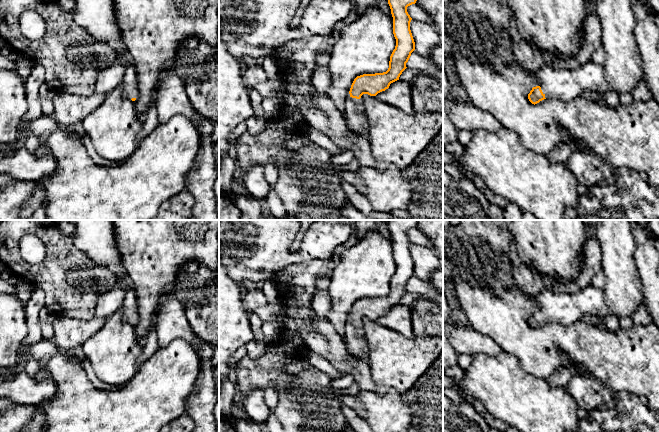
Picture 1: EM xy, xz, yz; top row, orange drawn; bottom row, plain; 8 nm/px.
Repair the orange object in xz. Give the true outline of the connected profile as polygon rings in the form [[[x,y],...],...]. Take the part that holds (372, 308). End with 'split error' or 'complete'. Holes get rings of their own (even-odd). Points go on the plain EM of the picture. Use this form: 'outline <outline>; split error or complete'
outline [[[387,220],[393,241],[393,258],[396,270],[393,274],[389,292],[386,296],[363,298],[357,300],[350,312],[350,321],[345,329],[344,344],[348,354],[356,356],[358,361],[368,362],[368,344],[364,336],[364,329],[360,323],[363,318],[376,320],[389,312],[390,308],[399,304],[402,296],[407,292],[411,277],[415,274],[415,266],[410,254],[412,242],[407,231],[415,228],[418,220]]]; split error

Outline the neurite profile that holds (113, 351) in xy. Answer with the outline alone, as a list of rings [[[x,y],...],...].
[[[119,309],[108,317],[99,331],[83,343],[79,351],[91,363],[100,381],[108,385],[121,386],[135,375],[137,359],[142,354],[143,346],[143,343],[137,341],[134,325],[123,321]]]

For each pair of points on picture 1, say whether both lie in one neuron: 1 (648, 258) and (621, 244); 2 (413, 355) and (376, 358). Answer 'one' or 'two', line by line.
1: two
2: one

